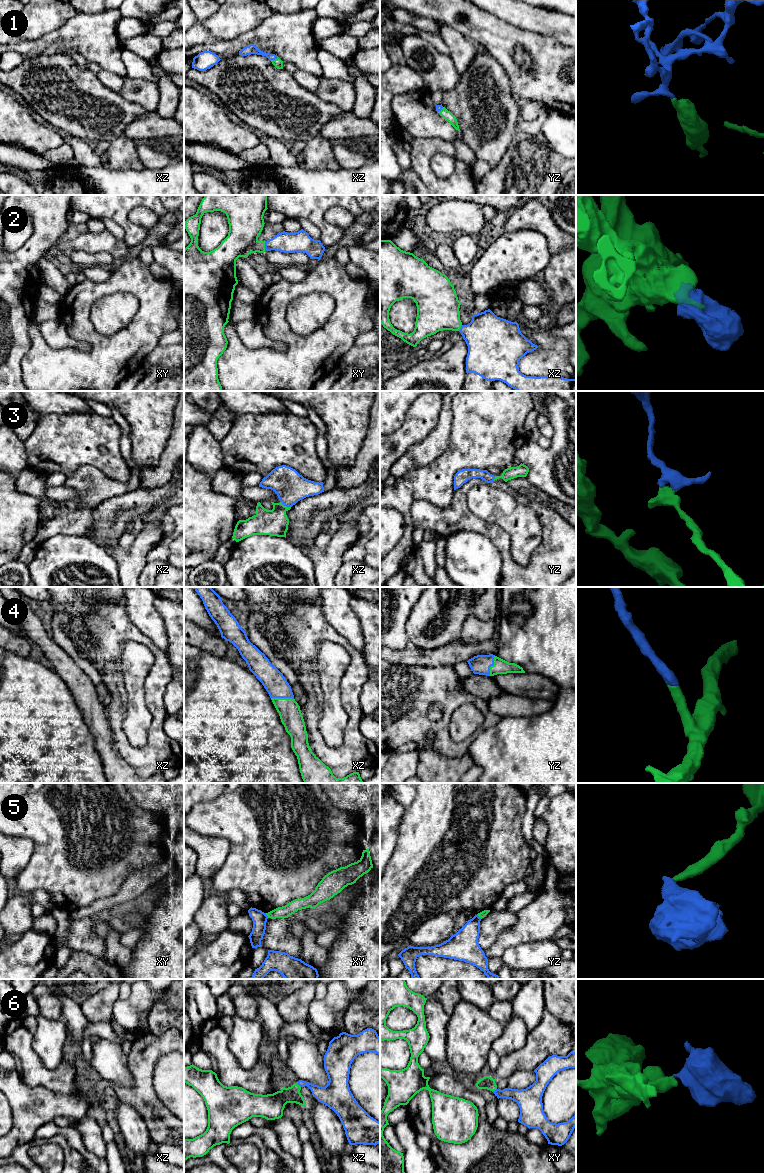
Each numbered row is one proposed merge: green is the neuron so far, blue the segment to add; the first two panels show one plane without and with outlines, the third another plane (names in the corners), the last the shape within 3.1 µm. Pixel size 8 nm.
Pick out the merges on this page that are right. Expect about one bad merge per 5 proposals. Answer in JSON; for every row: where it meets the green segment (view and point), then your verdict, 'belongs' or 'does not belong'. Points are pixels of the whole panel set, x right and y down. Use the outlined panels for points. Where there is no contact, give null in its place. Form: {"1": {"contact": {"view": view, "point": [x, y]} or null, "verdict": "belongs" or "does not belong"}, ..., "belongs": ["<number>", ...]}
{"1": {"contact": {"view": "xz", "point": [275, 59]}, "verdict": "belongs"}, "2": {"contact": {"view": "xy", "point": [264, 246]}, "verdict": "belongs"}, "3": {"contact": {"view": "xz", "point": [285, 506]}, "verdict": "belongs"}, "4": {"contact": {"view": "xz", "point": [282, 698]}, "verdict": "belongs"}, "5": {"contact": {"view": "xy", "point": [266, 914]}, "verdict": "does not belong"}, "6": {"contact": {"view": "xz", "point": [298, 1085]}, "verdict": "belongs"}, "belongs": ["1", "2", "3", "4", "6"]}

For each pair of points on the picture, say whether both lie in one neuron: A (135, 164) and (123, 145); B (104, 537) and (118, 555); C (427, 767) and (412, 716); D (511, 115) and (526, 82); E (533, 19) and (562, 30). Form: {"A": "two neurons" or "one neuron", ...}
{"A": "one neuron", "B": "two neurons", "C": "two neurons", "D": "two neurons", "E": "one neuron"}

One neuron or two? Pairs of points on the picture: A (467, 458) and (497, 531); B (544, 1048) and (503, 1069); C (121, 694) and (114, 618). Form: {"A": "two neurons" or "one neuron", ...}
{"A": "two neurons", "B": "one neuron", "C": "one neuron"}

